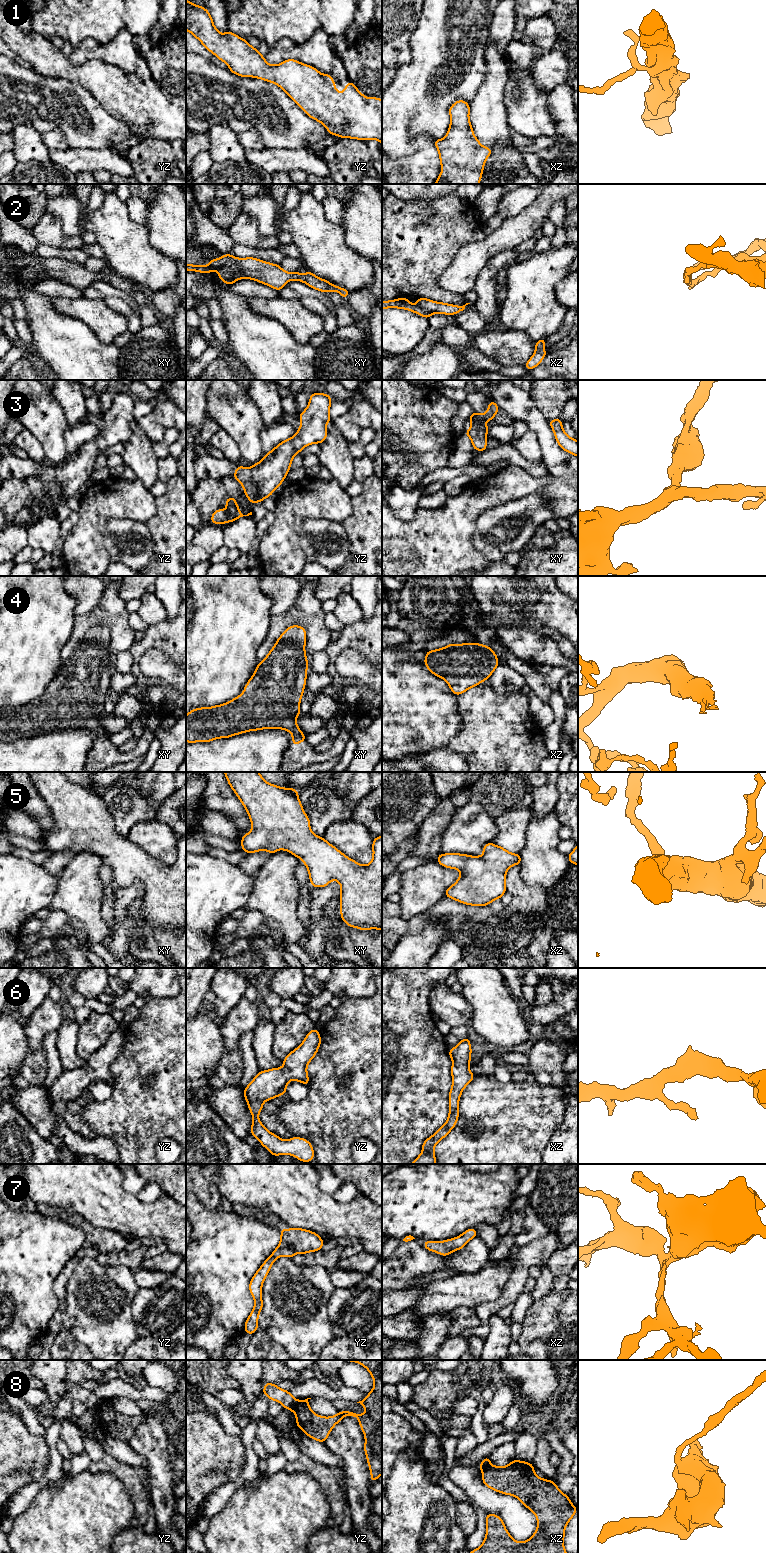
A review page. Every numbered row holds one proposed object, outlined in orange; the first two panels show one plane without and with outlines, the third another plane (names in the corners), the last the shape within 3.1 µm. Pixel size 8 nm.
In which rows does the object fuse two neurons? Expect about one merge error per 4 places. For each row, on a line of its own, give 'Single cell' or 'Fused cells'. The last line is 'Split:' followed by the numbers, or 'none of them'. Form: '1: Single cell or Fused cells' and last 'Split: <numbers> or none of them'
1: Single cell
2: Fused cells
3: Single cell
4: Single cell
5: Single cell
6: Single cell
7: Single cell
8: Fused cells
Split: 2, 8

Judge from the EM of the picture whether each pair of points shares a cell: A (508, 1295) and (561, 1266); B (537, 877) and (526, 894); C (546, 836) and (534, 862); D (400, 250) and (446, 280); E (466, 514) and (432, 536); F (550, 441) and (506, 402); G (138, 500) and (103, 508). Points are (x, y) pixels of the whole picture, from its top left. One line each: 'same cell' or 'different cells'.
A: different cells
B: different cells
C: same cell
D: different cells
E: same cell
F: same cell
G: same cell

